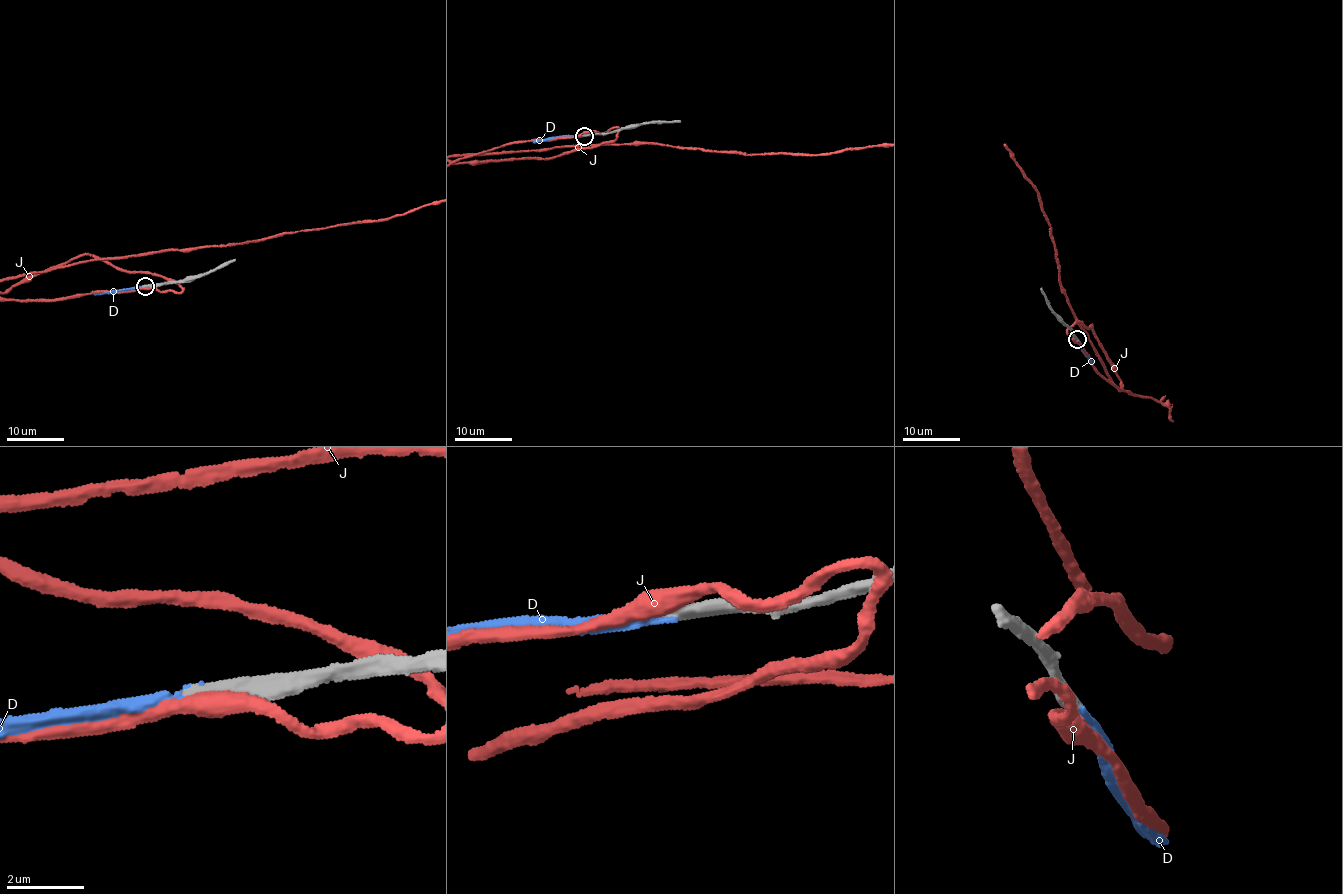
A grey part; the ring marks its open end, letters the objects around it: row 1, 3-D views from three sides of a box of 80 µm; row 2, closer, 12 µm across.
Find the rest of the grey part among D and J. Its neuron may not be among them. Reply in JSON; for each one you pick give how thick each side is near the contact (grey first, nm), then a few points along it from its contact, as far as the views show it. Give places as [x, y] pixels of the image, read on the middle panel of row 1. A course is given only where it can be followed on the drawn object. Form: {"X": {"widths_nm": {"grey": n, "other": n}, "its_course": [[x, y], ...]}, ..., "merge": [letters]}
{"D": {"widths_nm": {"grey": 400, "other": 200}, "its_course": [[586, 135], [532, 142]]}, "merge": ["D"]}

